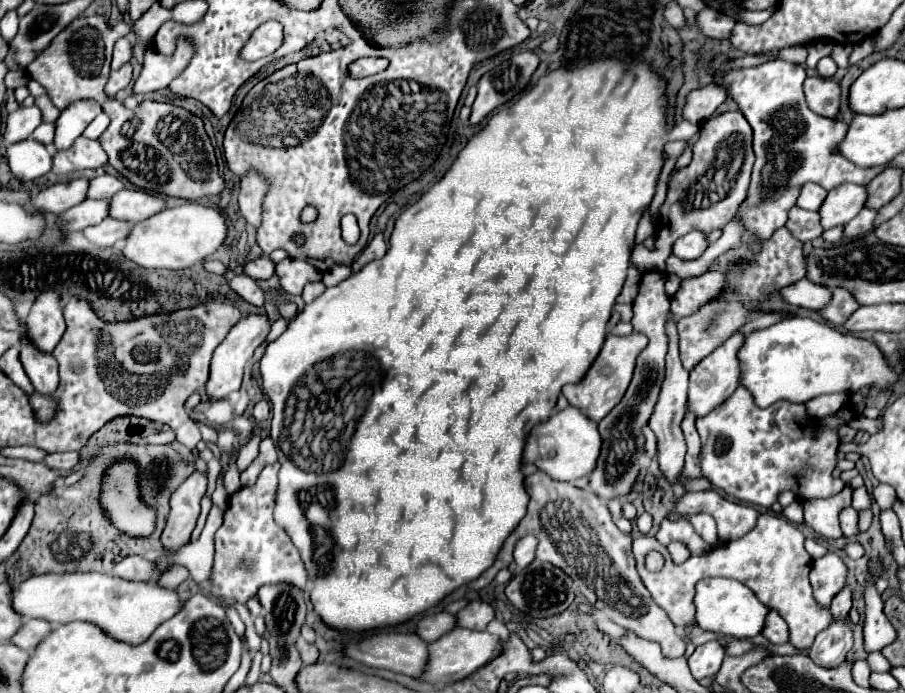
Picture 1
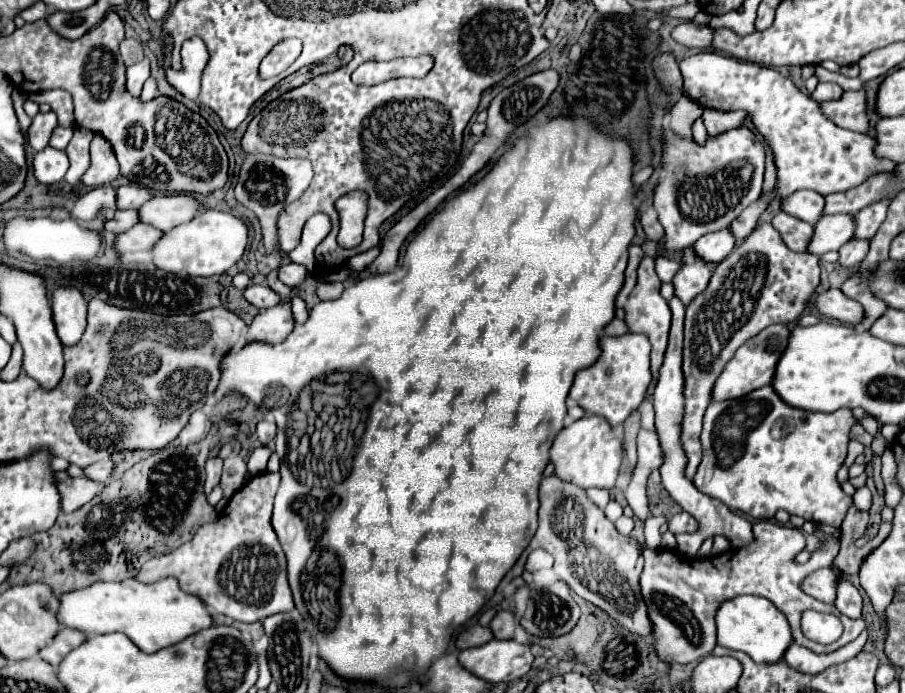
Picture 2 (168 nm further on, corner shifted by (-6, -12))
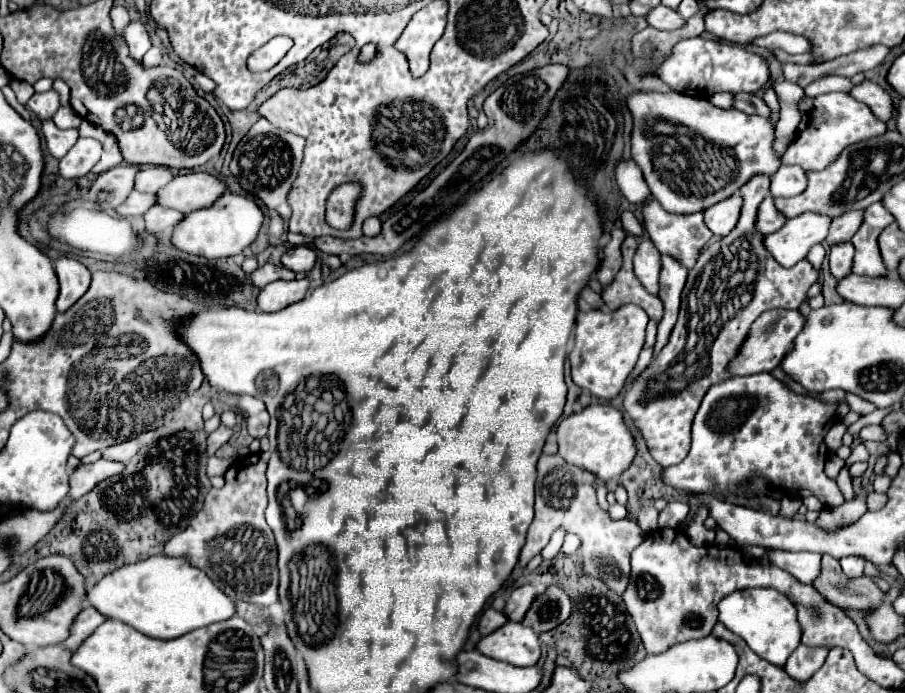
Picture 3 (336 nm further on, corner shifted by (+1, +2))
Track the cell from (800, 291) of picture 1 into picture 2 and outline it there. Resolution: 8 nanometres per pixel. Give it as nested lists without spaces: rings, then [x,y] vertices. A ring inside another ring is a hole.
[[[829,288],[827,292],[815,296],[813,300],[815,308],[819,310],[819,314],[827,316],[827,318],[833,318],[833,320],[839,320],[843,324],[853,324],[857,326],[863,318],[863,308],[861,304],[857,304],[855,300],[847,298],[841,290],[837,288]]]

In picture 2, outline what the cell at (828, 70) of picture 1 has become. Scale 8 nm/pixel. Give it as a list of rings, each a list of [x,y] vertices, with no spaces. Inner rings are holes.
[[[819,82],[815,92],[811,94],[811,98],[815,102],[825,102],[825,100],[835,100],[841,94],[843,94],[843,90],[841,90],[839,84],[835,84],[835,82]]]

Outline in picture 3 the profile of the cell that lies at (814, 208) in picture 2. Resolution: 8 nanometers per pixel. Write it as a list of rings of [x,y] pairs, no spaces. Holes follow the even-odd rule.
[[[780,166],[770,176],[770,192],[772,196],[798,196],[804,192],[806,176],[800,166]]]

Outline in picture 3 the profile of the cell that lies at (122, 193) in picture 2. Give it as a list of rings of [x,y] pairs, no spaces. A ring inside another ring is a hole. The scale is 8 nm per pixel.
[[[164,166],[142,168],[142,170],[138,172],[136,190],[140,190],[140,192],[158,192],[158,190],[164,188],[172,178],[174,178],[174,174],[172,174],[170,168],[164,168]]]

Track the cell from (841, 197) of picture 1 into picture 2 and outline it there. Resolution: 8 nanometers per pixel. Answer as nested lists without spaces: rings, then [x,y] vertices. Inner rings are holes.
[[[829,214],[823,216],[815,226],[813,240],[809,244],[811,254],[825,254],[829,250],[839,250],[849,238],[853,238],[855,220],[851,214]]]

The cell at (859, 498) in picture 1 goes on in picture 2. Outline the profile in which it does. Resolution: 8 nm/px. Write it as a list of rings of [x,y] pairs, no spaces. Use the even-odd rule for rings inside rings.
[[[771,386],[753,390],[753,394],[735,398],[733,402],[711,402],[703,416],[703,462],[693,478],[693,484],[697,490],[723,500],[731,510],[741,510],[757,520],[771,520],[777,510],[785,510],[805,520],[839,528],[851,504],[855,504],[861,512],[871,510],[871,492],[867,486],[859,488],[851,498],[837,482],[837,472],[845,462],[849,434],[855,422],[857,420],[849,408],[825,414],[785,406],[785,402],[773,394]]]

